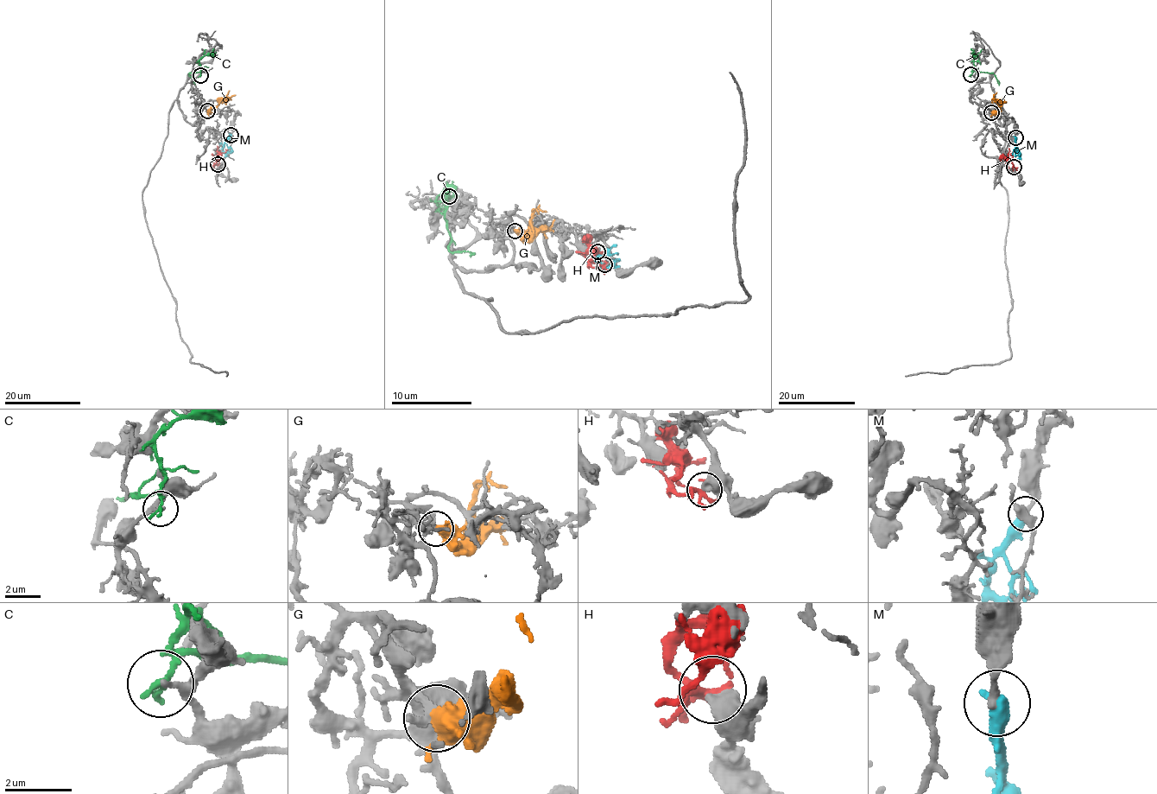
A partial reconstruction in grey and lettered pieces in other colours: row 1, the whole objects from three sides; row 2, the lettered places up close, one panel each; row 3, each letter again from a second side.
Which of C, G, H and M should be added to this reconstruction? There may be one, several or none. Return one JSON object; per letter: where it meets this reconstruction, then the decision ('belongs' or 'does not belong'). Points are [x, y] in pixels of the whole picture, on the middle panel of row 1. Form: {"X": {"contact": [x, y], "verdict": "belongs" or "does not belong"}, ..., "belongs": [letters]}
{"C": {"contact": [449, 196], "verdict": "does not belong"}, "G": {"contact": [515, 231], "verdict": "belongs"}, "H": {"contact": [604, 264], "verdict": "does not belong"}, "M": {"contact": [597, 251], "verdict": "does not belong"}, "belongs": ["G"]}

